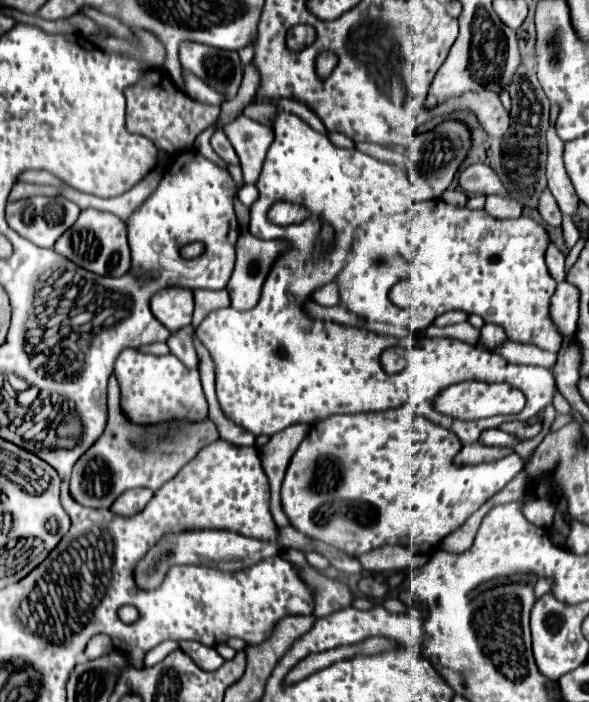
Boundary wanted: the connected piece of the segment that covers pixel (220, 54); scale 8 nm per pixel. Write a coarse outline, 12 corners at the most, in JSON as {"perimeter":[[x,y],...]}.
{"perimeter":[[181,44],[181,66],[217,90],[237,96],[243,64],[237,52]]}

